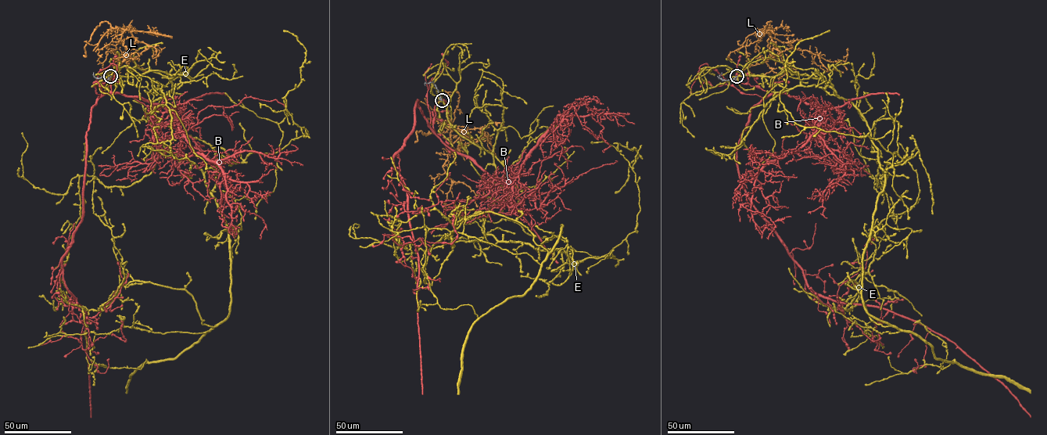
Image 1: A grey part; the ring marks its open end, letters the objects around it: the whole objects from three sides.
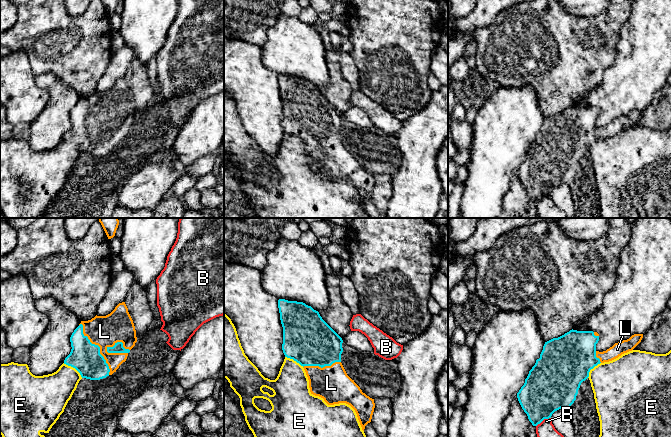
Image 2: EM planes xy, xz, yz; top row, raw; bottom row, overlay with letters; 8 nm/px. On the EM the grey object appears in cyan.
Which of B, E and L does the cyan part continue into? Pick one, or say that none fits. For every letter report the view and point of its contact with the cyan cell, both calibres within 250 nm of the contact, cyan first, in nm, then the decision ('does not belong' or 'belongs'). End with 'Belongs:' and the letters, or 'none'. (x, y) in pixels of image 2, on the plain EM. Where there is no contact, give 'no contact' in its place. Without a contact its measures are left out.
B: yz (543, 195) | 380/180 nm | does not belong
E: xy (73, 143) | 240/280 nm | does not belong
L: xy (99, 123) | 240/260 nm | belongs
Belongs: L

